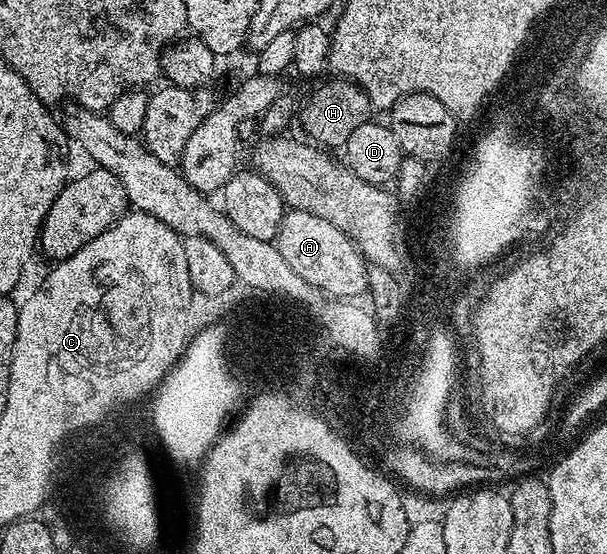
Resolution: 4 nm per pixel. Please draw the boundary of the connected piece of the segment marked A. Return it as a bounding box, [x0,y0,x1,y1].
[275,209,369,299]

